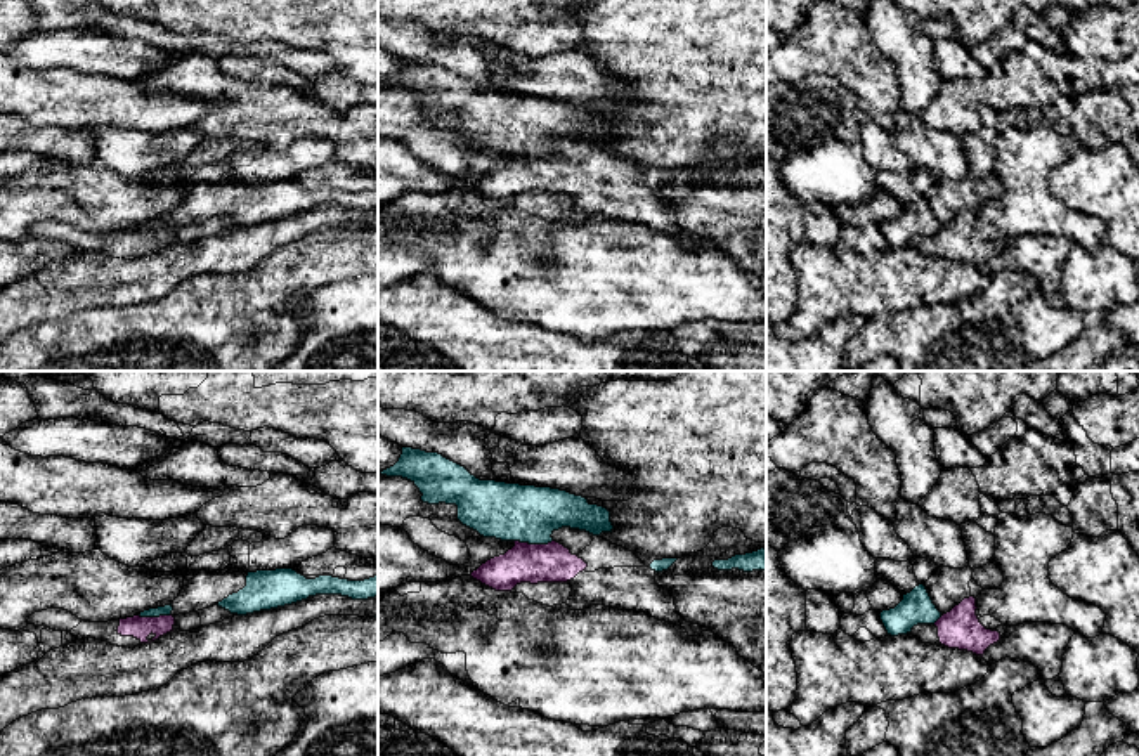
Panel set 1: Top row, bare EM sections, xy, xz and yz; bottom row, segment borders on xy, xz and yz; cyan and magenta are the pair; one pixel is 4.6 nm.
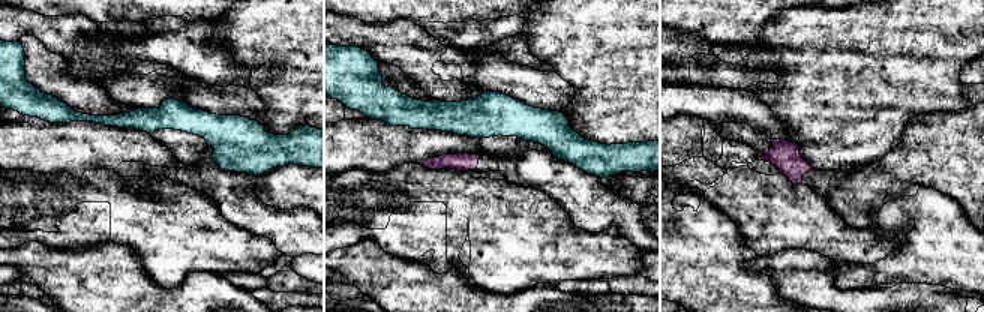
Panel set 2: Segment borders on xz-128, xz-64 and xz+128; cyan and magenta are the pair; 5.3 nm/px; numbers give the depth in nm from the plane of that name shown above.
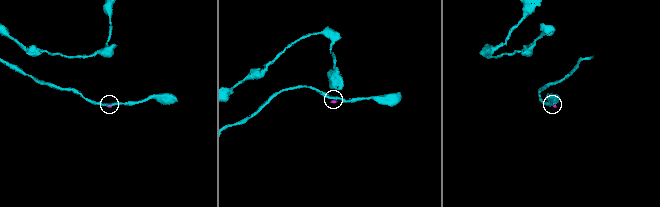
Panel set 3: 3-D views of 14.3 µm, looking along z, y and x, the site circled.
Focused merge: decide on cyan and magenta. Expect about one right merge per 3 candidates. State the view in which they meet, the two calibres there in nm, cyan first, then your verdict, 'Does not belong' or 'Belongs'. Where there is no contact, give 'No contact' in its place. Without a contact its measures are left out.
Touches cyan in xz. Thickness 280 nm (cyan) against 180 nm. Does not belong

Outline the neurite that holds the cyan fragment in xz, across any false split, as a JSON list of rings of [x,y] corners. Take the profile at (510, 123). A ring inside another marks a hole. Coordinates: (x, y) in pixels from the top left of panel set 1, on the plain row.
[[[402,59],[399,73],[380,83],[411,92],[428,116],[456,116],[458,132],[484,149],[548,156],[562,139],[593,147],[612,144],[610,123],[567,102],[480,92],[439,64]]]

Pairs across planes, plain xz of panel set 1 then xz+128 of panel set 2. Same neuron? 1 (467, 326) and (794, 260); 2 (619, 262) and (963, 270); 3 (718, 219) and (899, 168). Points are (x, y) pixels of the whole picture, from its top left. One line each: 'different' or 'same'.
1: different
2: same
3: same

